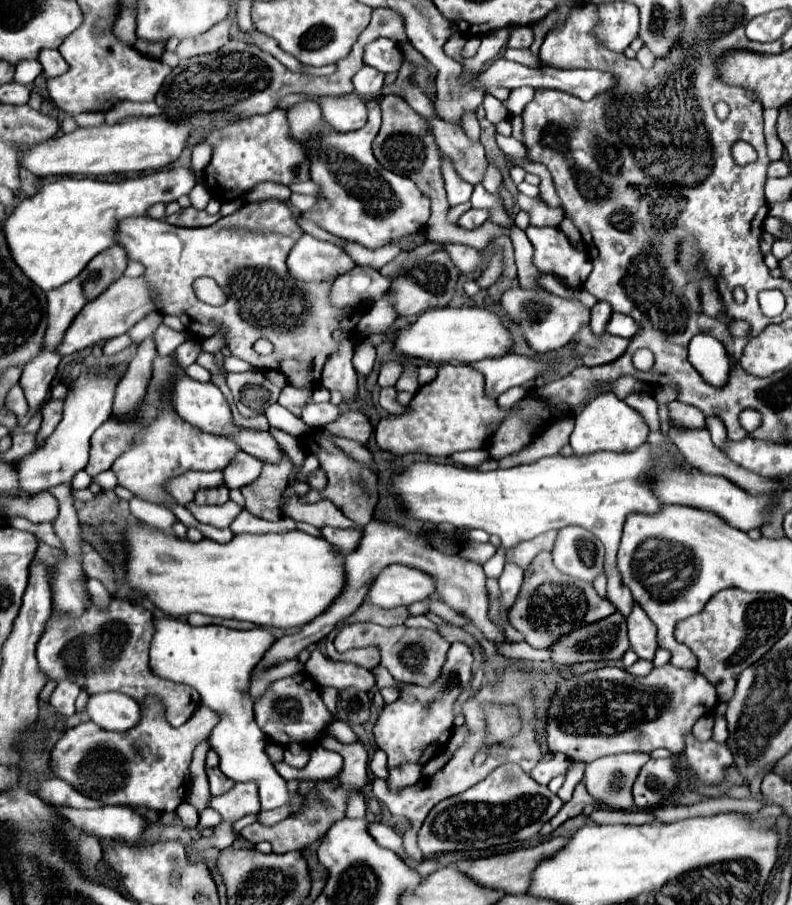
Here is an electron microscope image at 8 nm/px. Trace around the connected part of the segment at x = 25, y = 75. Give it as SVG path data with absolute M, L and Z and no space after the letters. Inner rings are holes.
M23 60L15 66L15 82L19 84L31 84L41 74L41 64L37 60Z

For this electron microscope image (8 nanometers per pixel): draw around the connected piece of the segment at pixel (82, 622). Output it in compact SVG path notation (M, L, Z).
M113 600L107 612L99 612L91 606L79 620L69 622L61 618L47 624L37 644L37 660L49 680L61 682L63 678L69 678L89 696L115 690L145 704L145 698L153 694L157 702L163 704L167 722L179 728L197 710L201 698L197 690L157 678L149 672L149 644L153 634L153 614L145 606Z

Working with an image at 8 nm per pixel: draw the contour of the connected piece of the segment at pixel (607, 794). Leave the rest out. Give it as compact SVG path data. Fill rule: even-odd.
M649 754L603 756L587 764L583 784L587 792L591 792L597 806L607 806L613 810L631 810L631 788L647 760Z

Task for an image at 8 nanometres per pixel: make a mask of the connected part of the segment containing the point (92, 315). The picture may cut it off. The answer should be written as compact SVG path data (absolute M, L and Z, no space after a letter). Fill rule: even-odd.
M123 276L117 282L113 282L113 286L109 286L99 298L87 302L81 308L81 312L75 316L75 320L67 328L67 334L63 336L63 342L55 348L55 352L65 356L65 354L79 352L79 350L83 350L87 346L93 346L99 340L111 340L115 336L121 336L135 322L145 318L153 308L155 308L155 302L151 298L147 282L143 278L125 278Z

